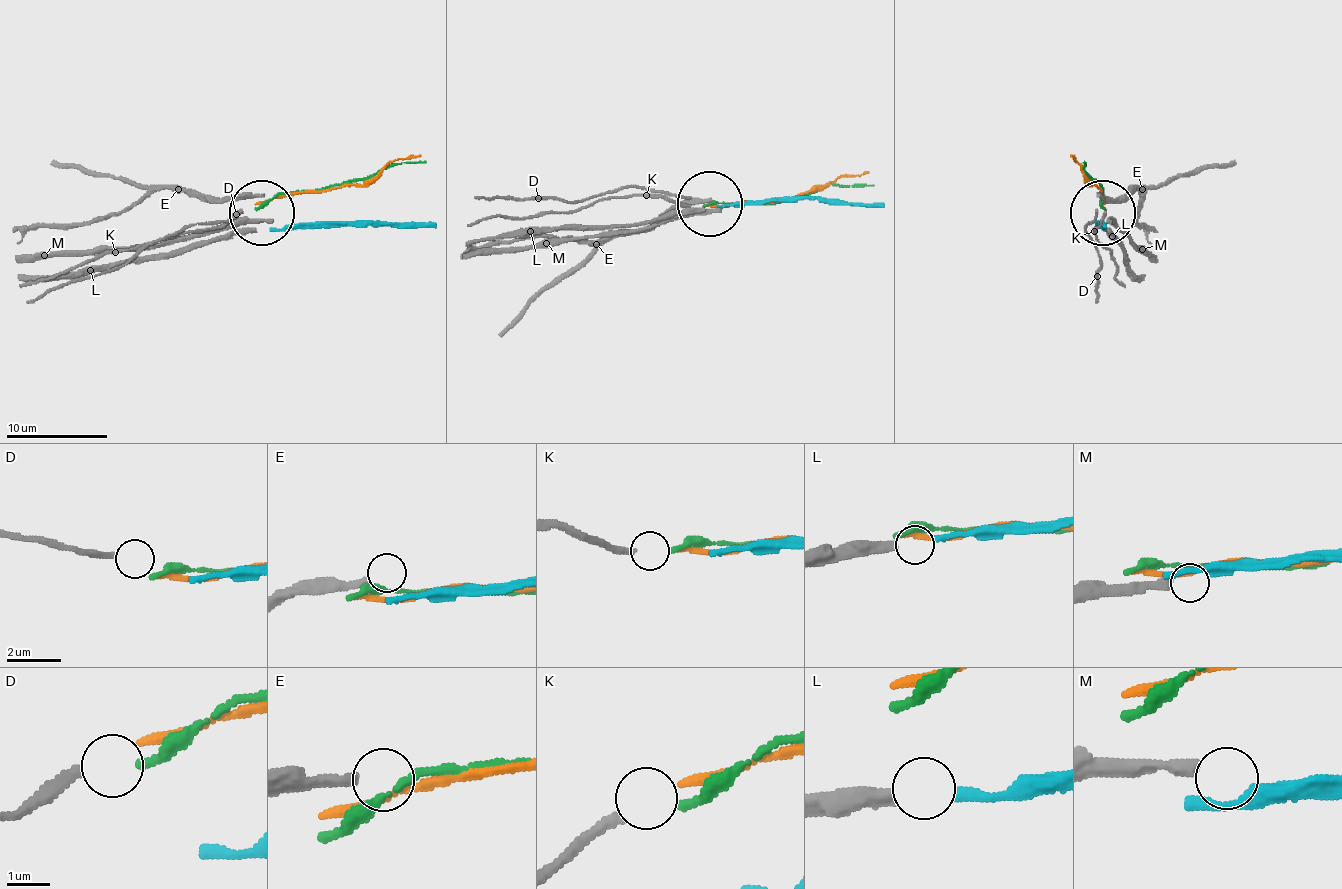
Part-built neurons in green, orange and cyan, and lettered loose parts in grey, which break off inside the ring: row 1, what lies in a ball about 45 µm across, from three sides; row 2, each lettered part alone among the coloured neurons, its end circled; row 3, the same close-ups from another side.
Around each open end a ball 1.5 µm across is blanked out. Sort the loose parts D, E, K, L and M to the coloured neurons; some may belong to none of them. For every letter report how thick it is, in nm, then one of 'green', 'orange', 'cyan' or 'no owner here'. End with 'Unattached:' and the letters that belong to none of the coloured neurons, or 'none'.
D: 260 nm | no owner here
E: 280 nm | no owner here
K: 240 nm | green
L: 320 nm | cyan
M: 320 nm | no owner here
Unattached: D, E, M

